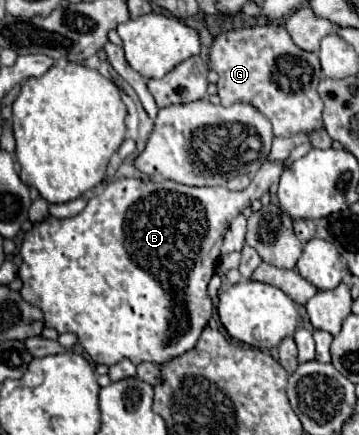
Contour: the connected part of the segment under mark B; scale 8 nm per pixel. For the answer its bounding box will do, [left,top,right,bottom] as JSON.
[19,161,285,367]

